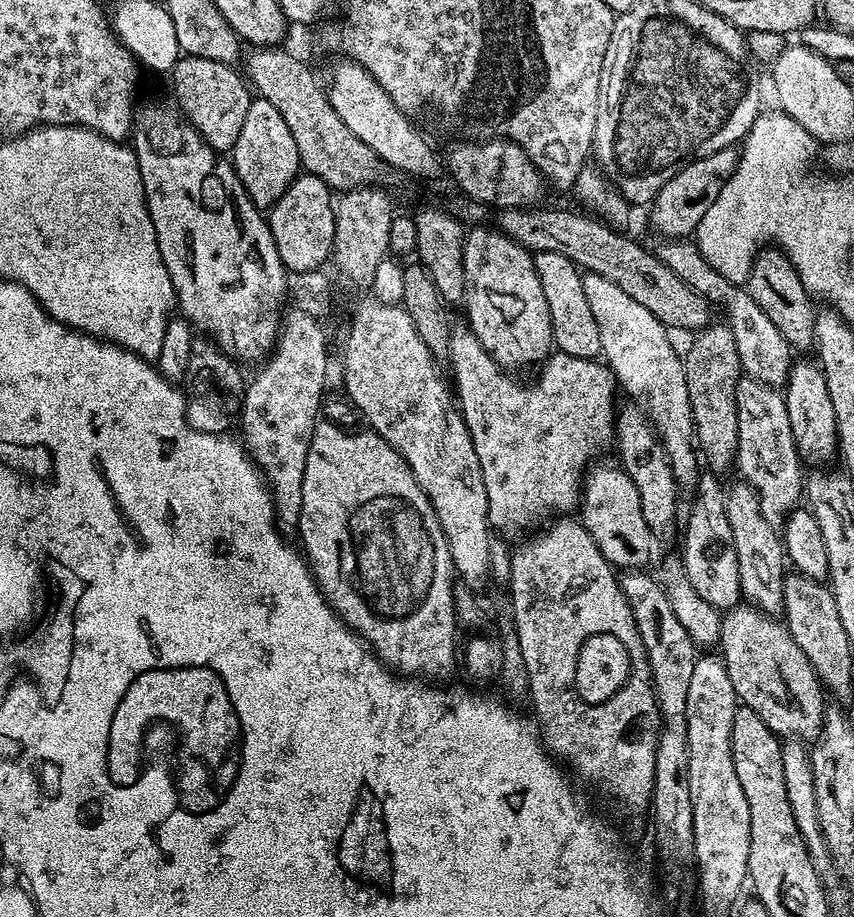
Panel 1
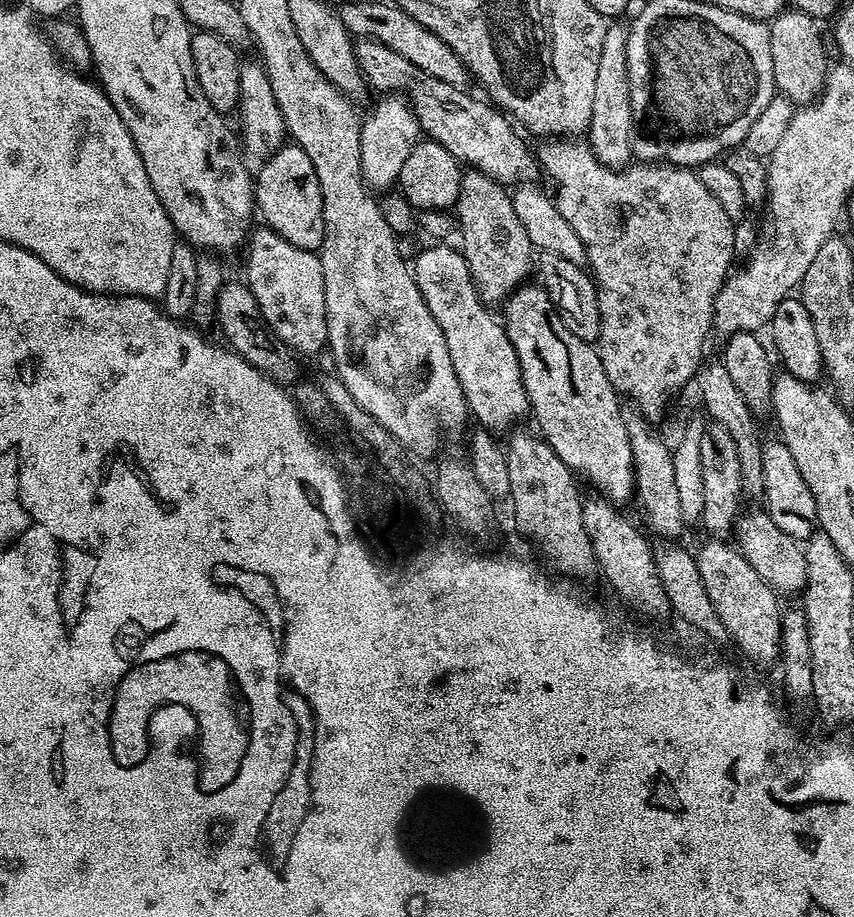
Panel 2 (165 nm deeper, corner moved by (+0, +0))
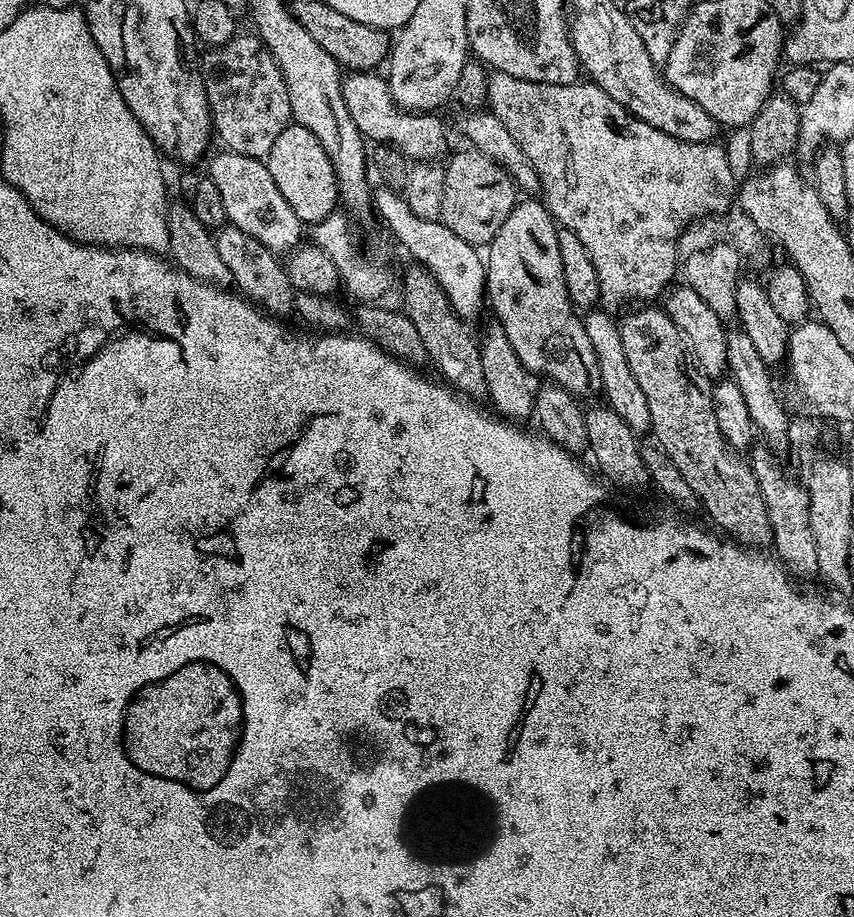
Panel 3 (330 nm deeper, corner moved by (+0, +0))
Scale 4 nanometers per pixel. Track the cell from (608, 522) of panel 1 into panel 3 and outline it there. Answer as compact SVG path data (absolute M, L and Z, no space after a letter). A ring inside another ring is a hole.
M536 198L517 202L506 222L502 222L502 230L494 234L486 248L486 300L490 308L492 304L495 323L510 340L510 346L514 348L514 354L518 354L522 366L537 377L544 376L540 378L560 385L573 396L583 398L591 392L600 392L598 360L594 358L594 346L590 346L583 319L568 296L566 278L562 278L562 254L558 254L557 231L558 225L549 214L547 204Z

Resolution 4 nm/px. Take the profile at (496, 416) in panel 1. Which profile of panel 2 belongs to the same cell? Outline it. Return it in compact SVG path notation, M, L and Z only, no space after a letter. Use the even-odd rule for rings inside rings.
M444 242L431 246L433 248L425 247L419 251L411 265L418 290L426 306L430 306L434 322L442 326L446 350L450 350L450 362L454 362L454 374L458 374L469 413L480 423L477 425L481 429L493 434L507 433L516 426L511 424L518 423L530 412L518 354L514 354L514 346L504 333L503 323L492 317L493 309L480 299L463 251L456 249L455 252Z

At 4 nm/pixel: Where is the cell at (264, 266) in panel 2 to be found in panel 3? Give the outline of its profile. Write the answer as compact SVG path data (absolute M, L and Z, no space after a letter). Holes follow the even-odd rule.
M219 151L211 153L212 161L208 164L206 176L218 186L218 191L222 194L227 223L250 234L250 238L258 238L258 242L262 242L262 246L266 246L272 252L291 253L301 243L302 225L298 214L290 210L290 202L286 202L278 186L274 186L274 178L270 178L267 163L250 158L246 154Z

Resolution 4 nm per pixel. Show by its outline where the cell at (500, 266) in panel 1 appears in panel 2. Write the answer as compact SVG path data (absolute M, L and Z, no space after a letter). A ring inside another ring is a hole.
M465 171L460 178L460 198L454 216L458 221L458 236L460 232L464 239L466 266L470 266L480 299L489 306L503 305L534 272L534 249L522 222L518 222L518 214L514 214L509 189L485 173Z

